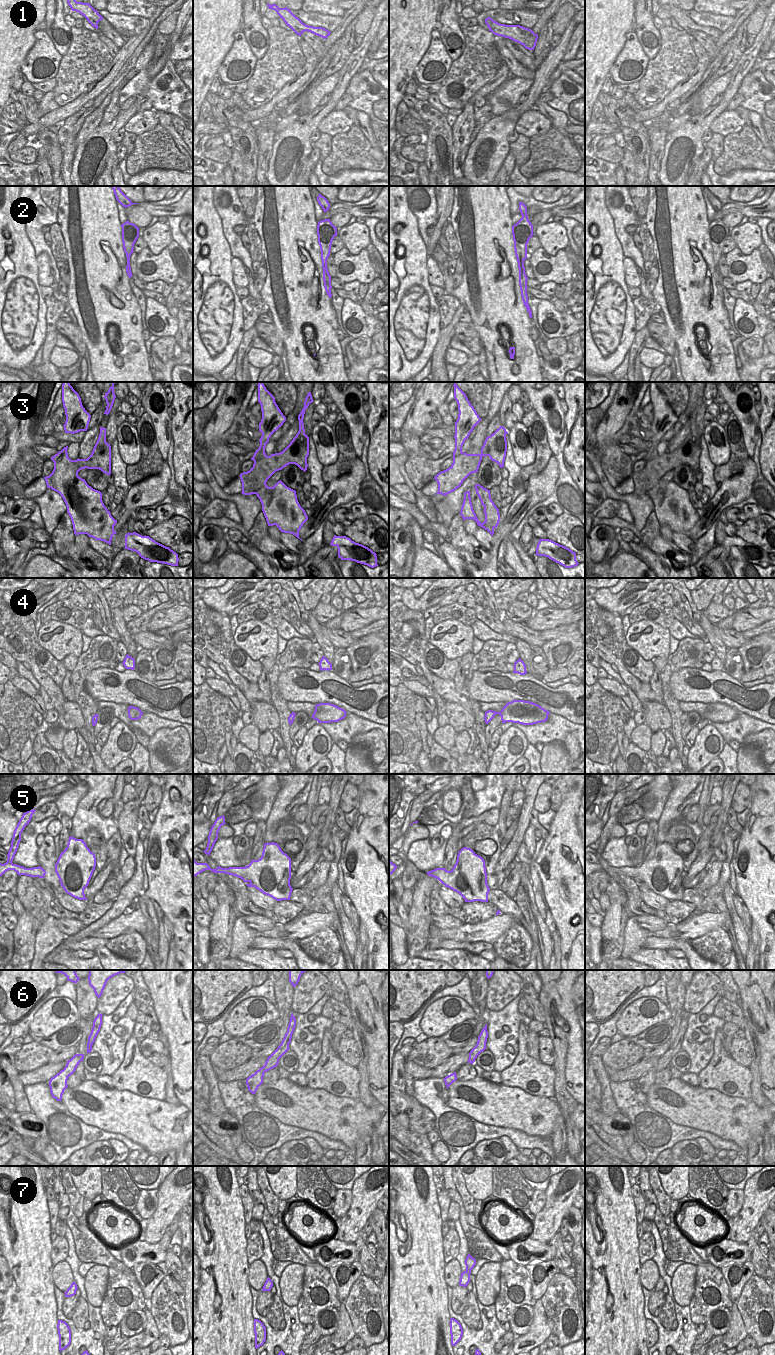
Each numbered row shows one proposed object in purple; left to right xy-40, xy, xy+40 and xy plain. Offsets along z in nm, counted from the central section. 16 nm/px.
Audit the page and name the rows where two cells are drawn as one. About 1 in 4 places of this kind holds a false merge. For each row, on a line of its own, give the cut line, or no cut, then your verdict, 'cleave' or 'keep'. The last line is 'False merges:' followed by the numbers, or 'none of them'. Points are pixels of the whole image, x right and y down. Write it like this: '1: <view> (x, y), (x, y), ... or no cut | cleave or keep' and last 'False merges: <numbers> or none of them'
1: no cut | keep
2: no cut | keep
3: no cut | keep
4: no cut | keep
5: no cut | keep
6: no cut | keep
7: no cut | keep
False merges: none of them

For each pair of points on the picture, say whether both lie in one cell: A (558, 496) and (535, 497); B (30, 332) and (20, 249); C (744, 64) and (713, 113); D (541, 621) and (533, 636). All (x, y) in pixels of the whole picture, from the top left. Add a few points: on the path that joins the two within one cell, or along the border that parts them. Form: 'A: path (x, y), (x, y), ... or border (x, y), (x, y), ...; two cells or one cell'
A: border (559, 474), (554, 491), (530, 509); two cells
B: path (20, 311), (20, 270); one cell
C: path (737, 76), (725, 101); one cell
D: border (524, 622), (530, 628), (540, 631); two cells

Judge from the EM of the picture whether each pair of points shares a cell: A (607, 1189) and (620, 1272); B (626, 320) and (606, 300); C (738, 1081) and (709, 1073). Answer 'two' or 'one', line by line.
A: one
B: one
C: one

